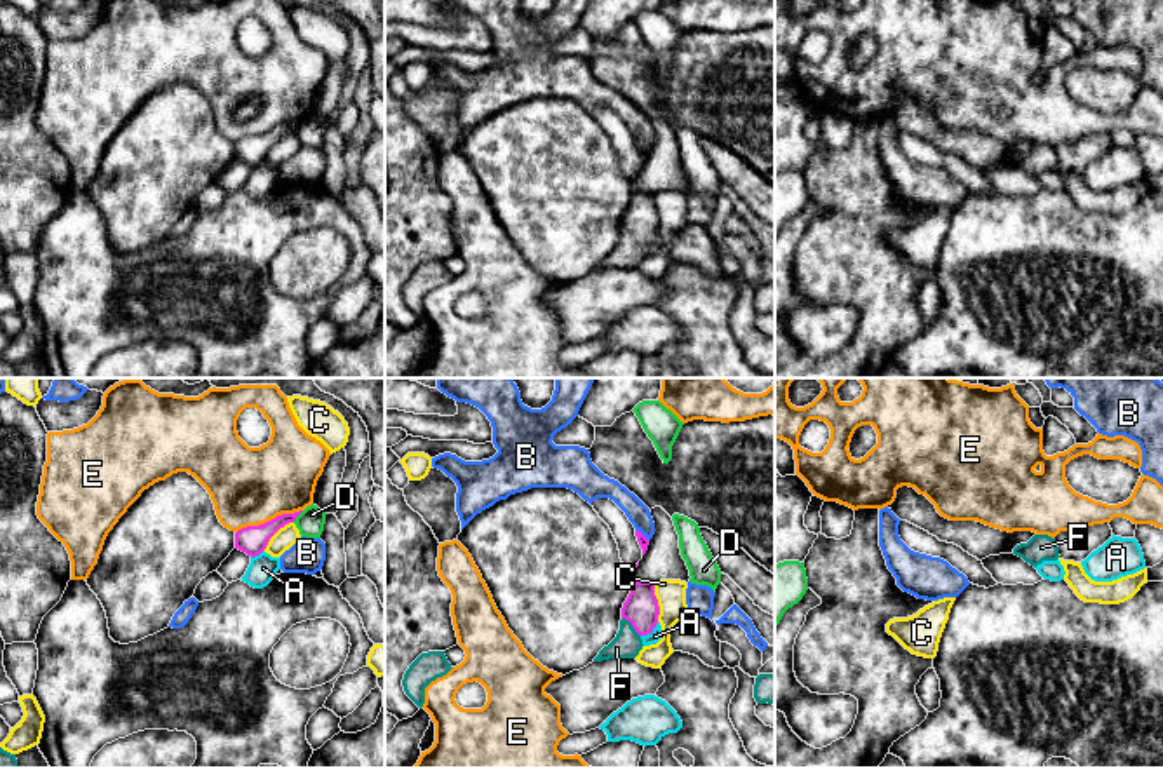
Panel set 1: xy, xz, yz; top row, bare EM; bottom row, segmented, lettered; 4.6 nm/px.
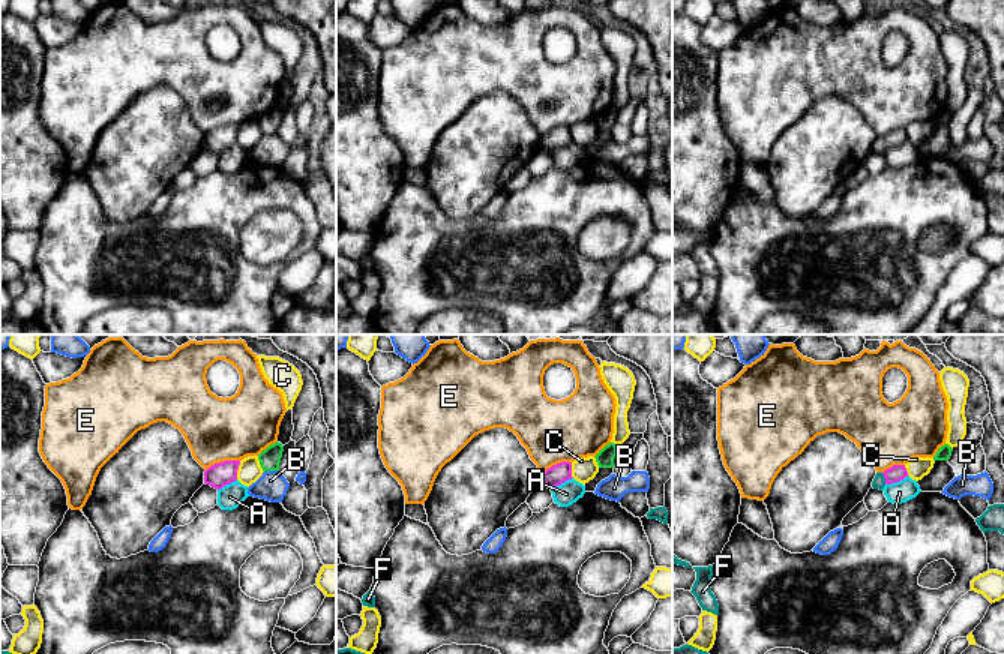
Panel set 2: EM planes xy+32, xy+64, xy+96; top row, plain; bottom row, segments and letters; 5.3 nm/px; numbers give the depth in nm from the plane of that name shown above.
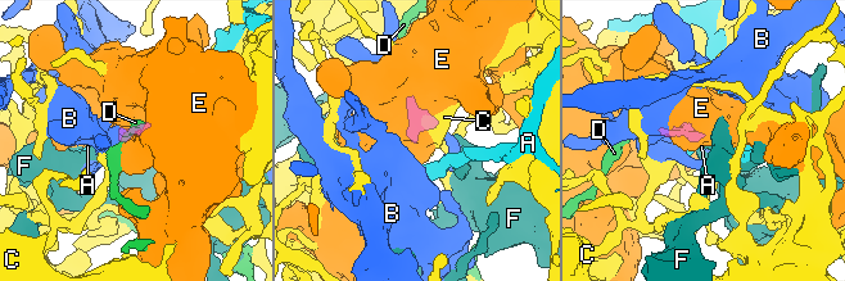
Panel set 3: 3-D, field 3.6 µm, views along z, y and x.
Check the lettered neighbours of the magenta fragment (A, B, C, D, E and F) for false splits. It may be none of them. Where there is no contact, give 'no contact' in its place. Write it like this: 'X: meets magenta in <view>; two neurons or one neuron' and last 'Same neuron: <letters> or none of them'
A: meets magenta in xz; two neurons
B: meets magenta in xz; two neurons
C: meets magenta in xz; two neurons
D: meets magenta in xy; two neurons
E: meets magenta in xy; two neurons
F: meets magenta in xz; one neuron
Same neuron: F

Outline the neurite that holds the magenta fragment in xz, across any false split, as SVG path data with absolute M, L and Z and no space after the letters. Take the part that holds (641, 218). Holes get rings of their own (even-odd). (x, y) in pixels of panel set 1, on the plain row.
M635 192L622 218L620 240L604 256L594 272L609 268L635 268L642 259L642 246L653 242L658 233L660 216L655 205L655 192Z

